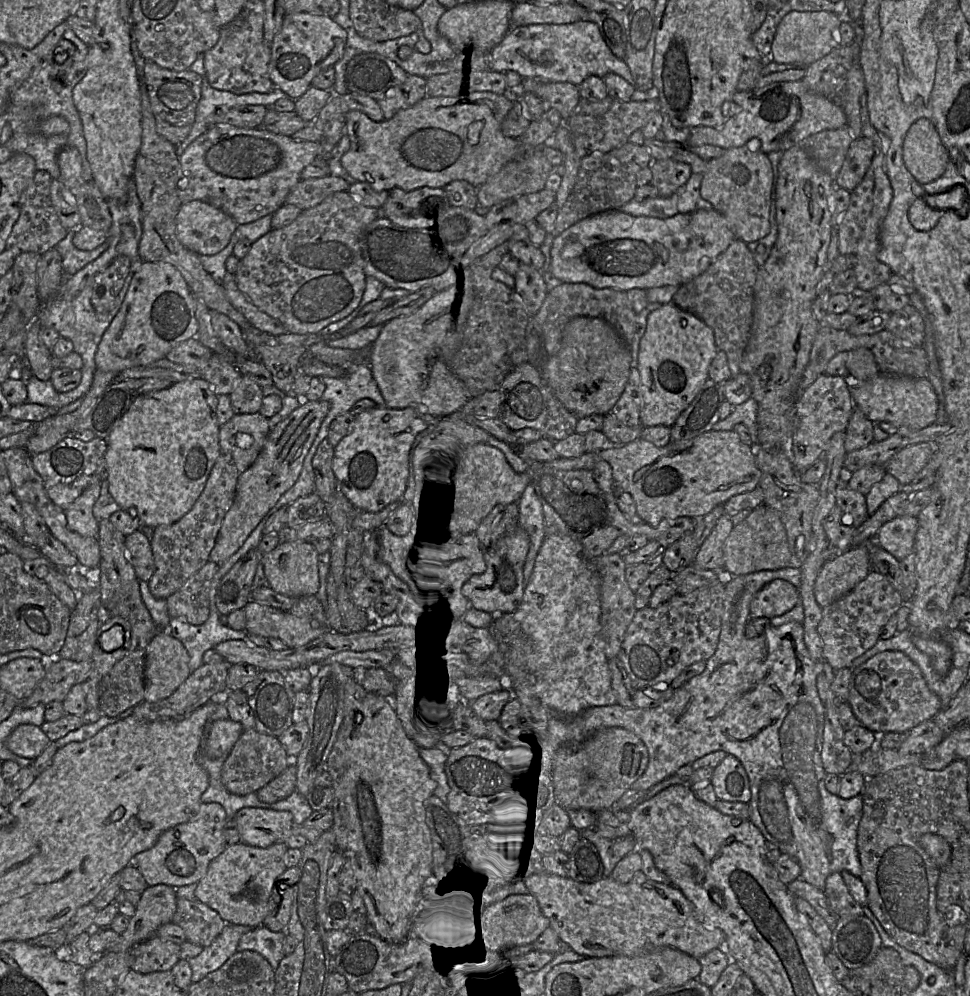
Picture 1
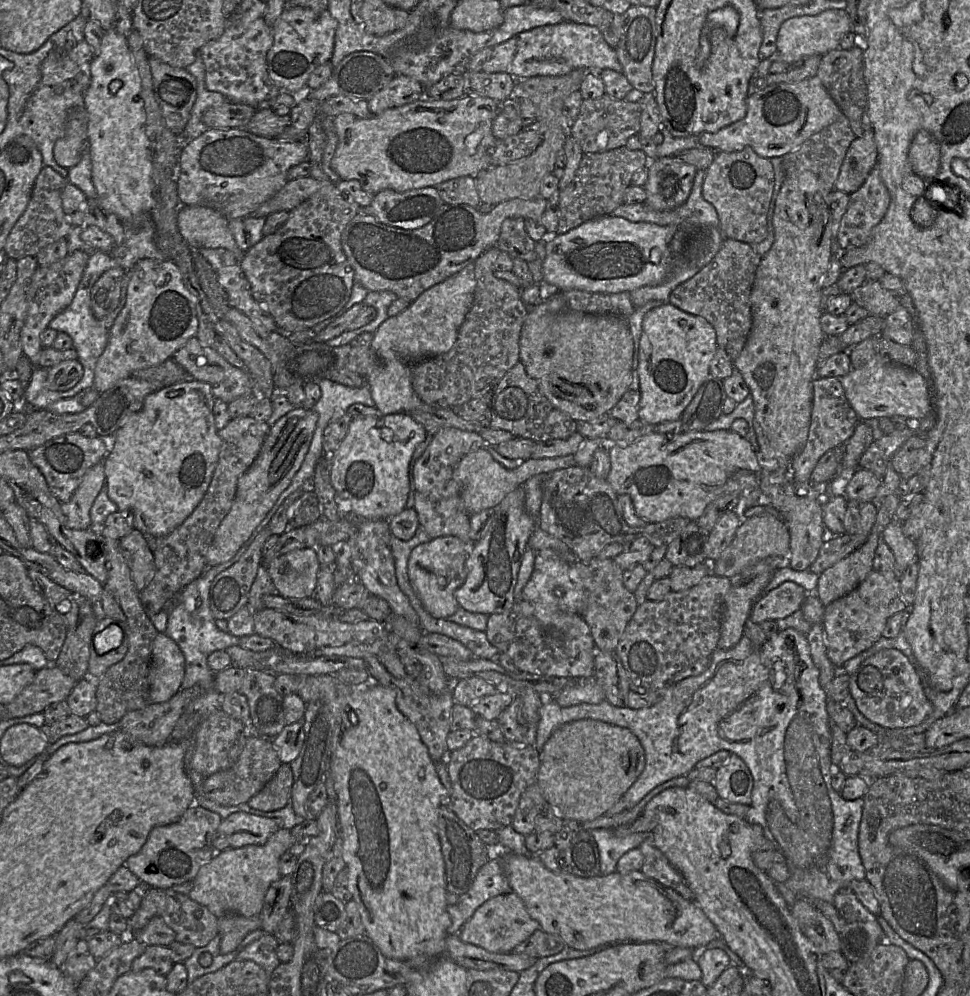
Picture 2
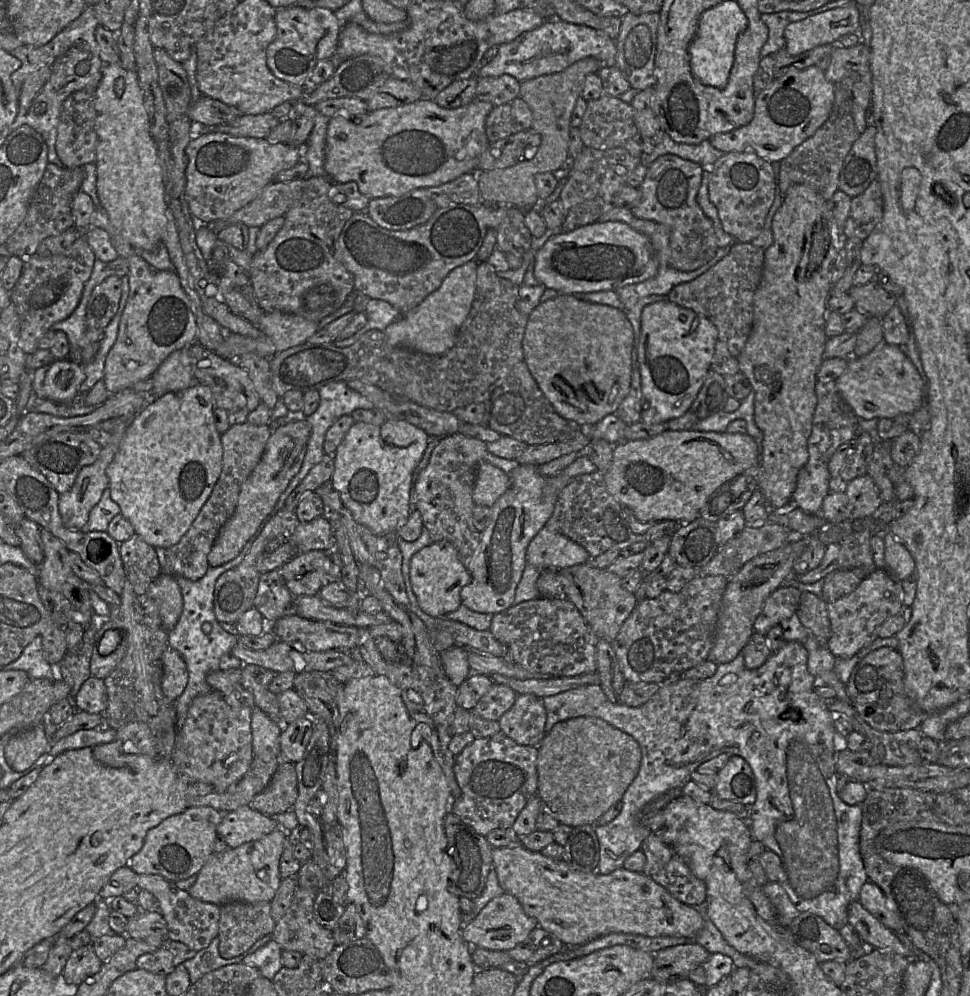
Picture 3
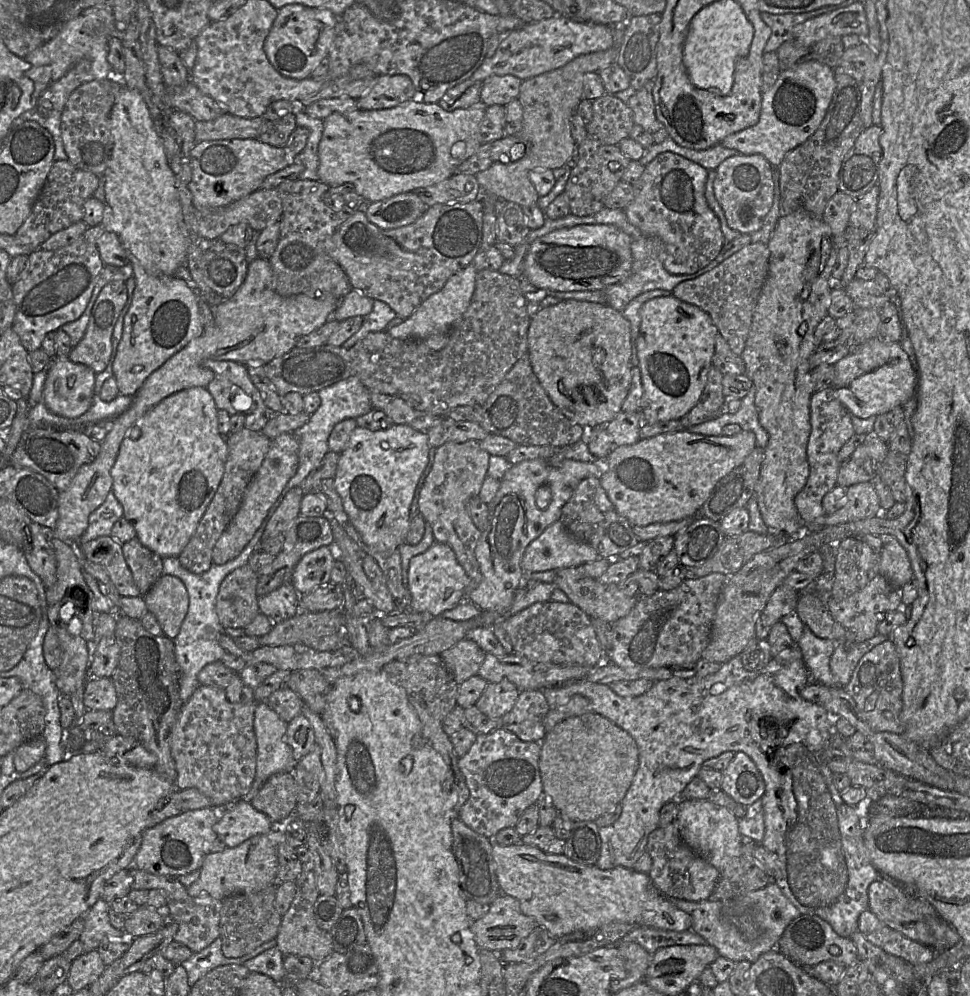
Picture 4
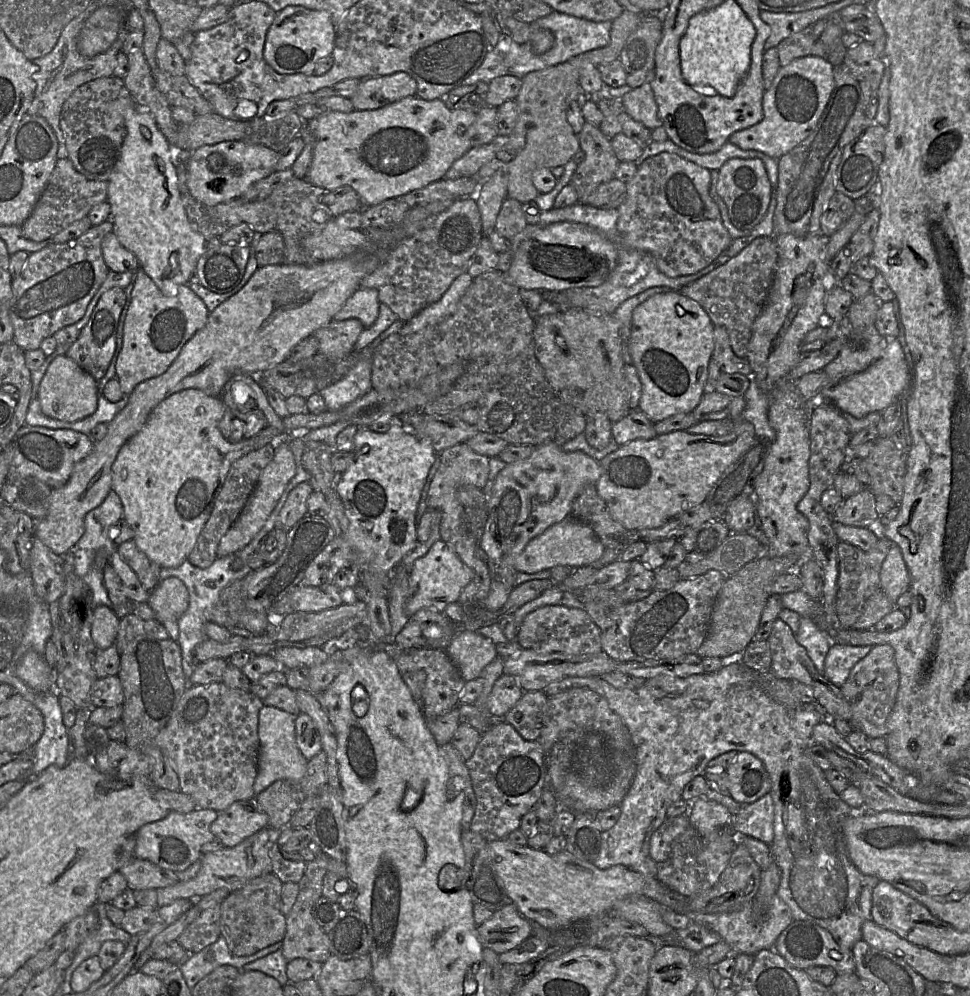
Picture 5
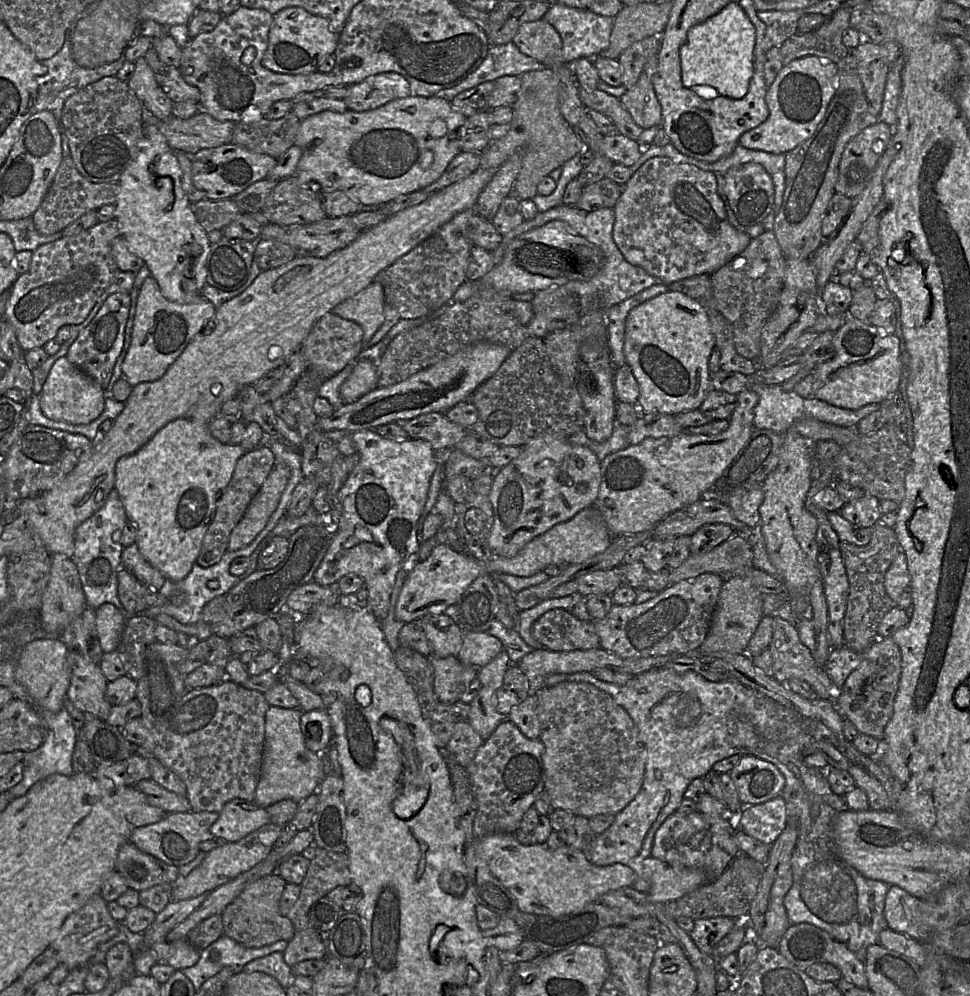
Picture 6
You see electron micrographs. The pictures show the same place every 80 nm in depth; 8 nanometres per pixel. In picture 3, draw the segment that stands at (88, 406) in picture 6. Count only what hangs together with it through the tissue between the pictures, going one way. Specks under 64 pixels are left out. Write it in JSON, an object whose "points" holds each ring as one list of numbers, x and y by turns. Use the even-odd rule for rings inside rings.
{"points":[[56,359,44,379,44,397,59,403,70,403,79,392,86,374,72,359]]}

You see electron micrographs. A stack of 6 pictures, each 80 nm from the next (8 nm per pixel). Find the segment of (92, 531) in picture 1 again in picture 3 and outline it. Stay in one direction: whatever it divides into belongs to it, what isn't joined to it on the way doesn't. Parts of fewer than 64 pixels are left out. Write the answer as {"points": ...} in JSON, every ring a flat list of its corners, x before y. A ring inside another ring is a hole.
{"points":[[130,422,118,425,114,432,108,434,106,444,98,459,92,465,83,467,72,488,60,494,59,512,66,528,71,530,82,530,89,520,90,511,100,501,104,490,109,488,109,478,106,470,117,454,129,423]]}

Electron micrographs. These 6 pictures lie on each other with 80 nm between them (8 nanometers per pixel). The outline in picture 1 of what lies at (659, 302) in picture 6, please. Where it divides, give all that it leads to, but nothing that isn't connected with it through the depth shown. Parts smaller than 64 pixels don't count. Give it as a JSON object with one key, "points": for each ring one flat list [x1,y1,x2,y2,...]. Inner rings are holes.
{"points":[[673,303,653,311,648,316,638,352,640,425,671,427,708,379,709,368,717,352,713,330,694,314]]}

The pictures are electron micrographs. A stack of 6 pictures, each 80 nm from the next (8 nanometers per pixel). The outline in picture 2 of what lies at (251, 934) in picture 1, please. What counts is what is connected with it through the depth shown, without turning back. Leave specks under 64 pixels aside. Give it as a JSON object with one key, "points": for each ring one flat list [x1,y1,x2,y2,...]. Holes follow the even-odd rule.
{"points":[[264,933,259,939,247,945,238,955,238,960,250,960,260,965,271,977,280,964,277,956,279,942,274,934]]}

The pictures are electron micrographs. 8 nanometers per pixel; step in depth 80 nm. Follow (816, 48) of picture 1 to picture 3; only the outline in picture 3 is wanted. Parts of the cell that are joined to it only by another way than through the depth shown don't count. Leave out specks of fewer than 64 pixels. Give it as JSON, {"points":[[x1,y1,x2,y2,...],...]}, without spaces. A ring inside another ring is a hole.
{"points":[[855,4,838,7,792,22,784,32,785,49,797,56,819,45,838,44,840,38,860,27]]}

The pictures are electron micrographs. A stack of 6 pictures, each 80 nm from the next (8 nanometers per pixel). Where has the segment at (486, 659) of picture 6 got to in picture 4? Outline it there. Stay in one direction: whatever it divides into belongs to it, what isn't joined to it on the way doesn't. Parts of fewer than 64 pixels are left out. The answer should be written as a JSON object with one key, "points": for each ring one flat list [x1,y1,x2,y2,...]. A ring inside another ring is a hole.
{"points":[[462,639,442,652,440,657,460,686,470,677,478,674,485,655,486,653,477,643,469,639]]}

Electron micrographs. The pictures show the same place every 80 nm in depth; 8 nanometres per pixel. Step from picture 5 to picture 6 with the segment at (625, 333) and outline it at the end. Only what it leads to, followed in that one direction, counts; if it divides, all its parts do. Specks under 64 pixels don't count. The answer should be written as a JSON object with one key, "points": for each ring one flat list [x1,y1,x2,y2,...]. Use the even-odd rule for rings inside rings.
{"points":[[656,284,612,306,606,312,608,344,611,362,615,368,626,365,624,356,625,323,630,311,653,297,669,290,668,285]]}

